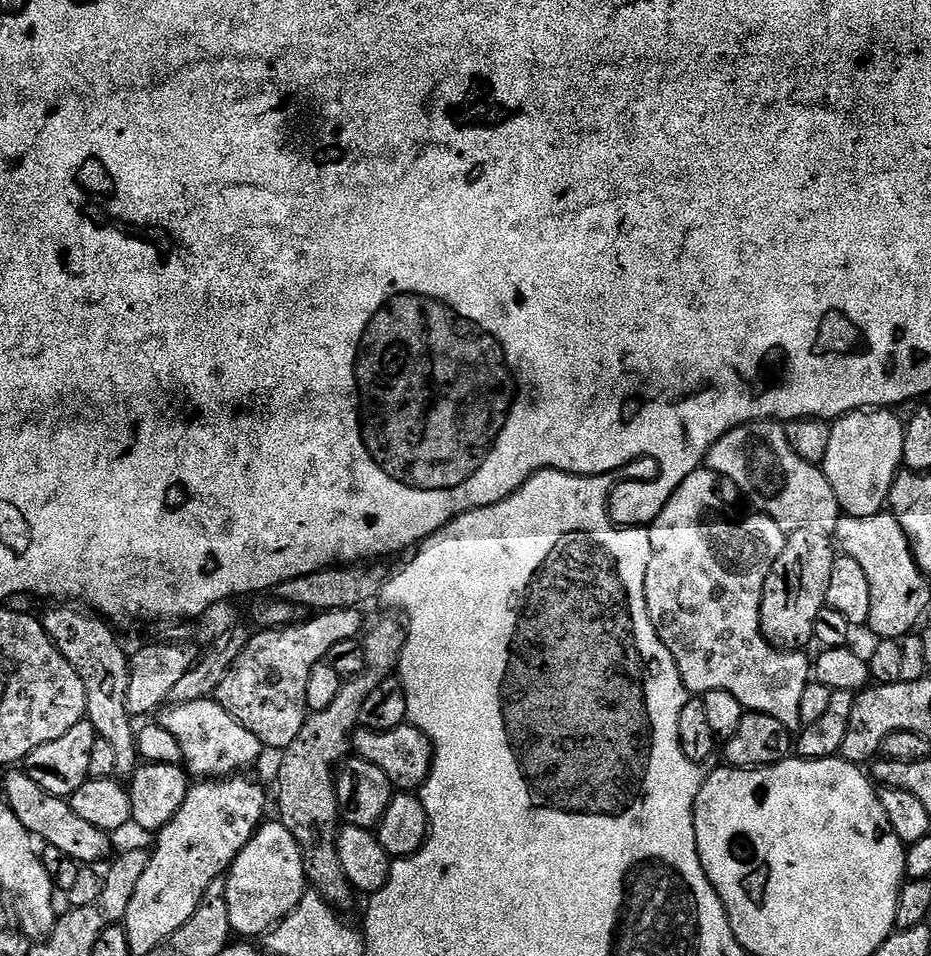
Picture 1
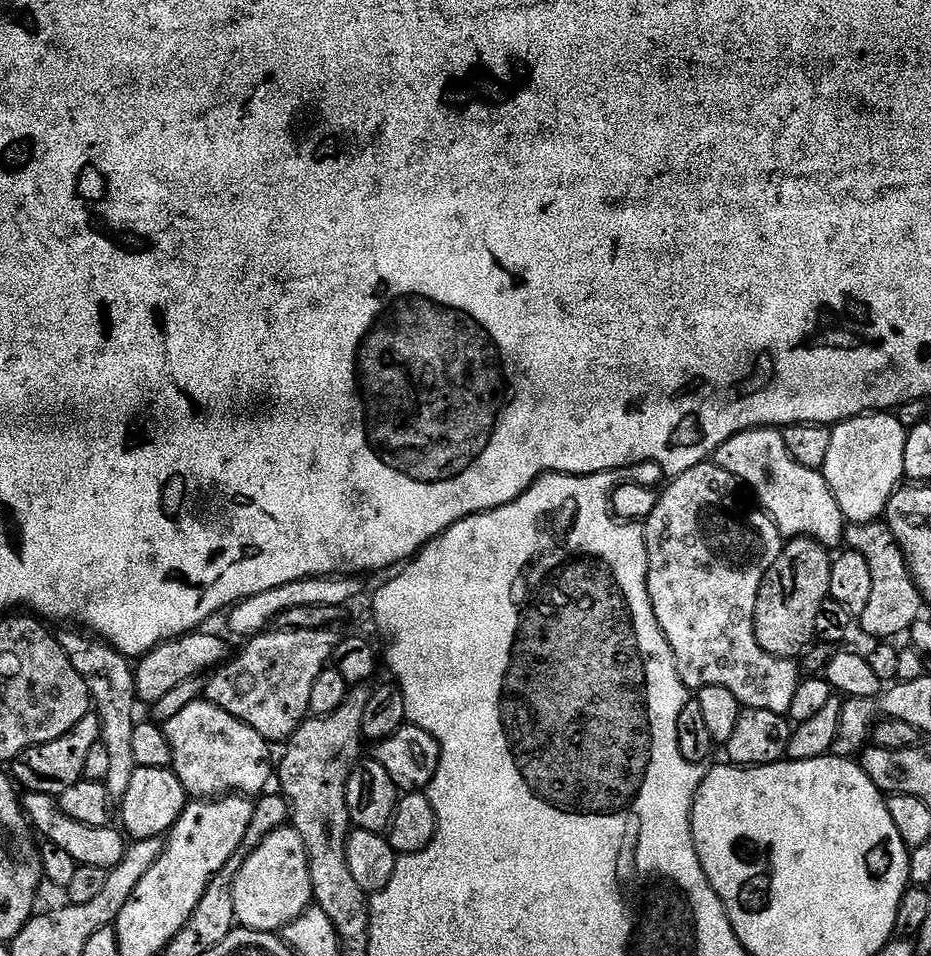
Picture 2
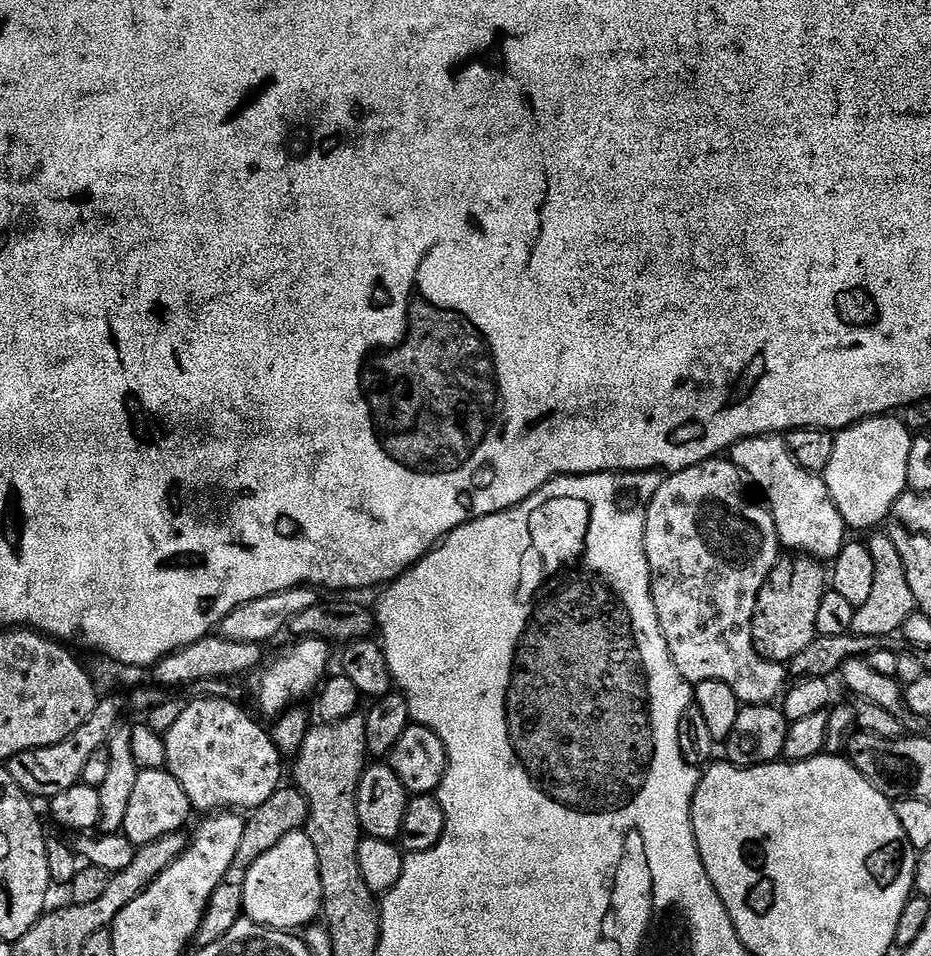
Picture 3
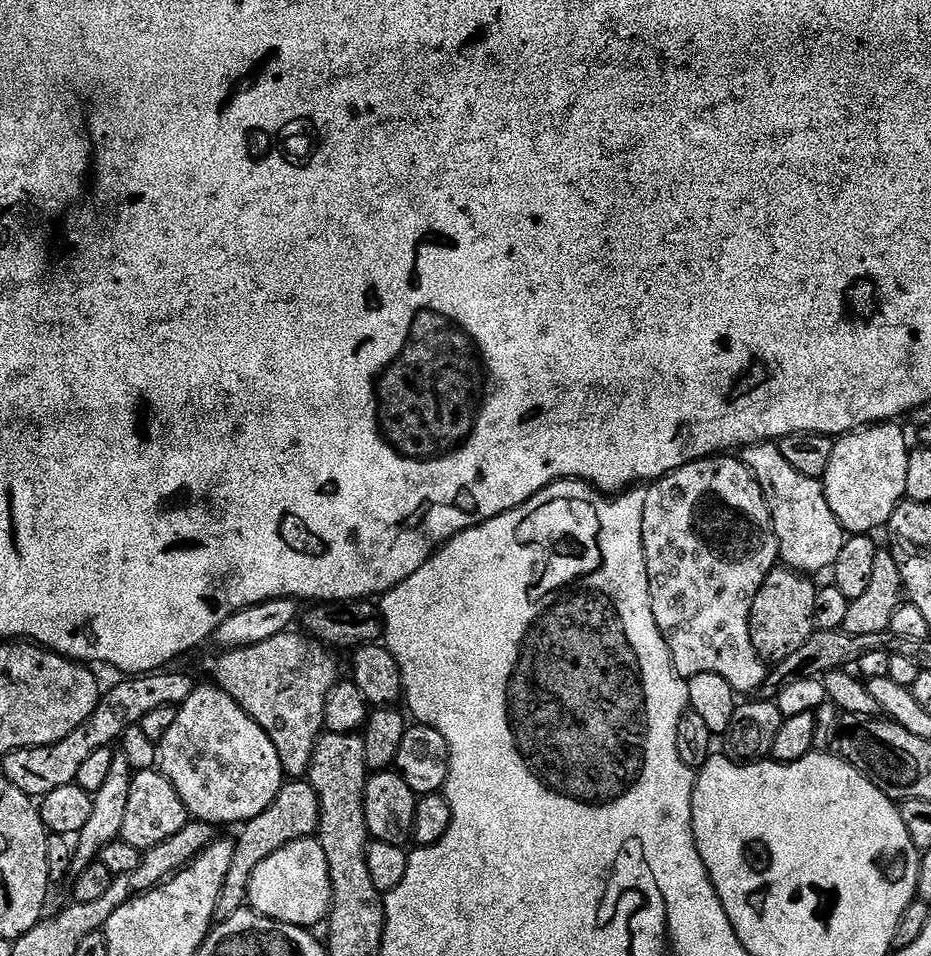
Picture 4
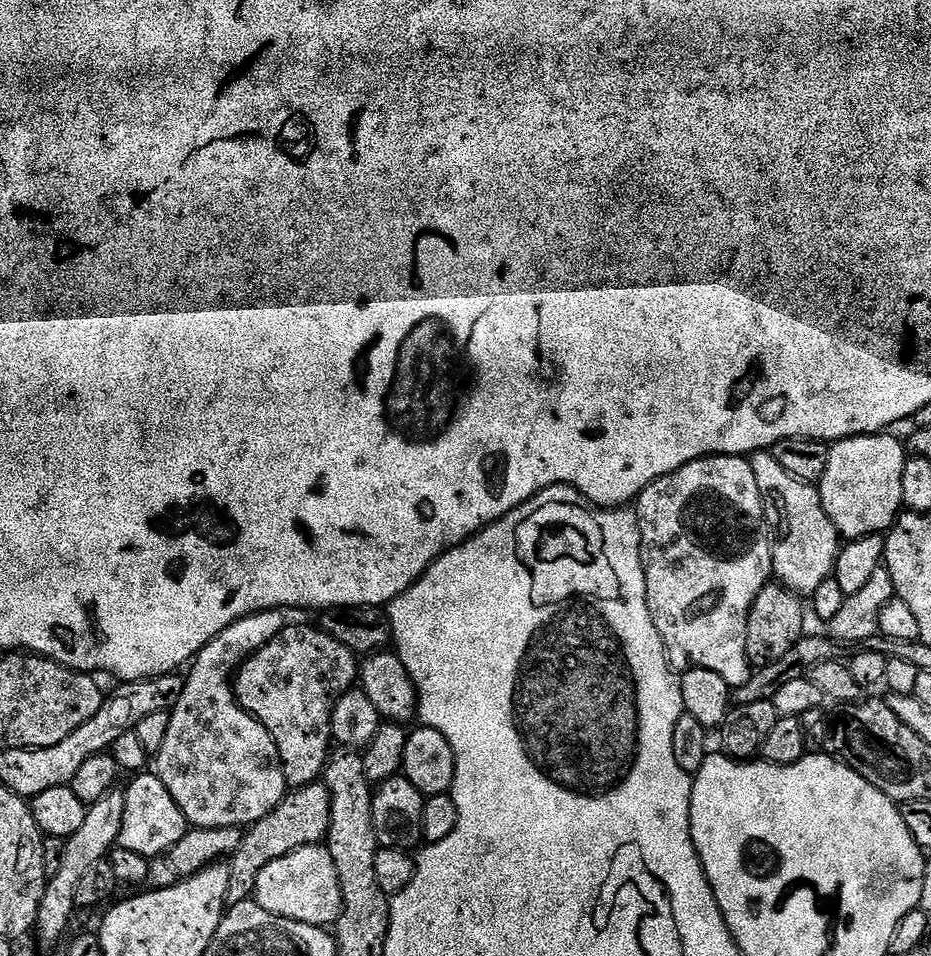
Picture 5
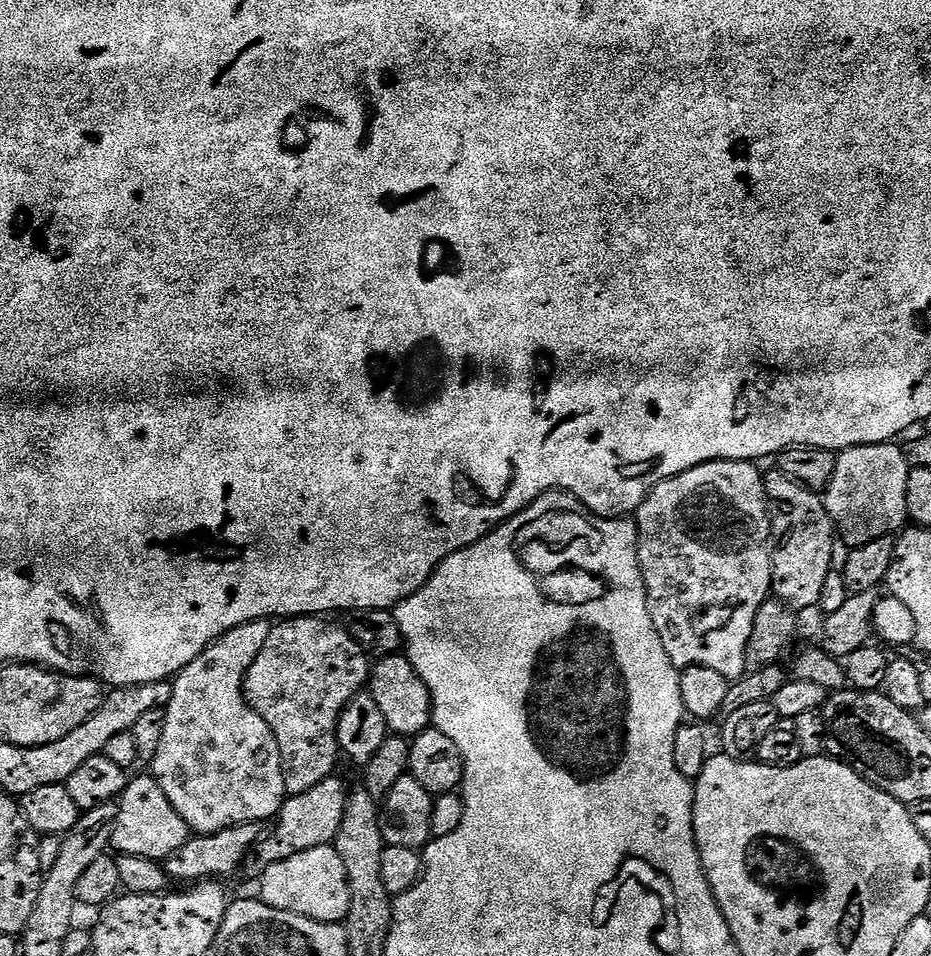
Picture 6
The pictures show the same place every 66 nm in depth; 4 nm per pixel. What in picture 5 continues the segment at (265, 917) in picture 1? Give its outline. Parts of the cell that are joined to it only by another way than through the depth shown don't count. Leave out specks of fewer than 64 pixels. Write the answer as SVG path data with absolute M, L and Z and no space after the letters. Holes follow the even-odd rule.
M318 844L299 848L270 862L270 866L266 866L256 876L254 899L262 906L262 910L270 910L270 914L321 926L335 925L336 919L340 917L340 911L344 909L338 866L334 864L334 858L328 852L327 847Z

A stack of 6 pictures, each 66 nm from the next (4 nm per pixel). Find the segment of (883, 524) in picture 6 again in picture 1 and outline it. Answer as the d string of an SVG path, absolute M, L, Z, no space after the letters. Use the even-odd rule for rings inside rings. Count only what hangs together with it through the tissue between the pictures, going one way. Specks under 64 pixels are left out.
M861 410L849 412L847 416L841 416L832 424L830 434L830 450L826 450L826 458L822 465L822 471L834 494L838 498L841 509L849 516L873 516L885 511L888 495L892 489L892 483L896 481L896 473L901 471L904 451L904 424L899 415L892 410Z

